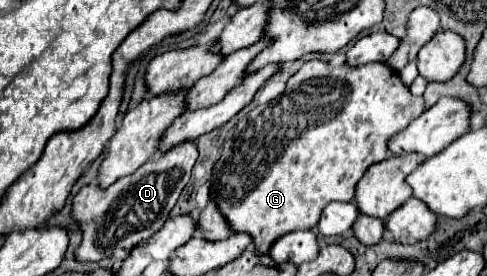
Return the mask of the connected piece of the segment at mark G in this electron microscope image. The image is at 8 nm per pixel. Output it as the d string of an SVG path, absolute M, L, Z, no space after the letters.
M318 59L308 61L308 63L304 63L300 67L300 71L296 75L292 75L288 79L286 89L284 89L284 93L280 97L276 97L270 103L254 107L250 113L246 113L236 123L236 129L234 129L232 137L224 141L222 155L220 155L218 165L216 165L216 177L212 177L210 197L216 203L216 207L220 209L220 213L224 215L230 231L232 233L248 233L252 237L252 249L254 249L254 253L268 255L268 251L274 245L274 241L280 239L282 235L298 231L298 229L314 229L316 223L318 223L318 219L320 219L320 215L322 215L322 209L326 207L326 203L330 203L330 201L350 203L354 199L354 187L362 179L362 175L366 173L366 169L370 165L380 163L382 159L390 157L388 139L394 133L406 129L414 119L418 119L422 115L422 111L424 111L424 99L422 97L414 97L410 93L410 89L400 81L398 73L392 71L390 67L386 67L386 63L368 63L368 65L362 65L362 67L346 67L346 63L344 63L340 67L330 67L328 63L318 61Z

